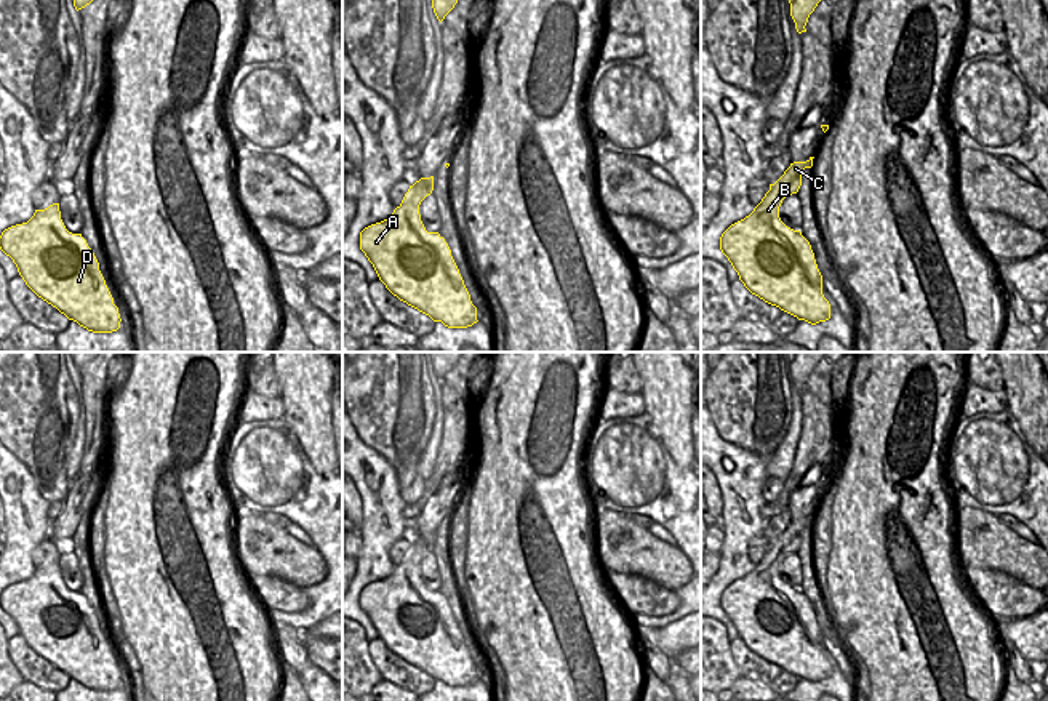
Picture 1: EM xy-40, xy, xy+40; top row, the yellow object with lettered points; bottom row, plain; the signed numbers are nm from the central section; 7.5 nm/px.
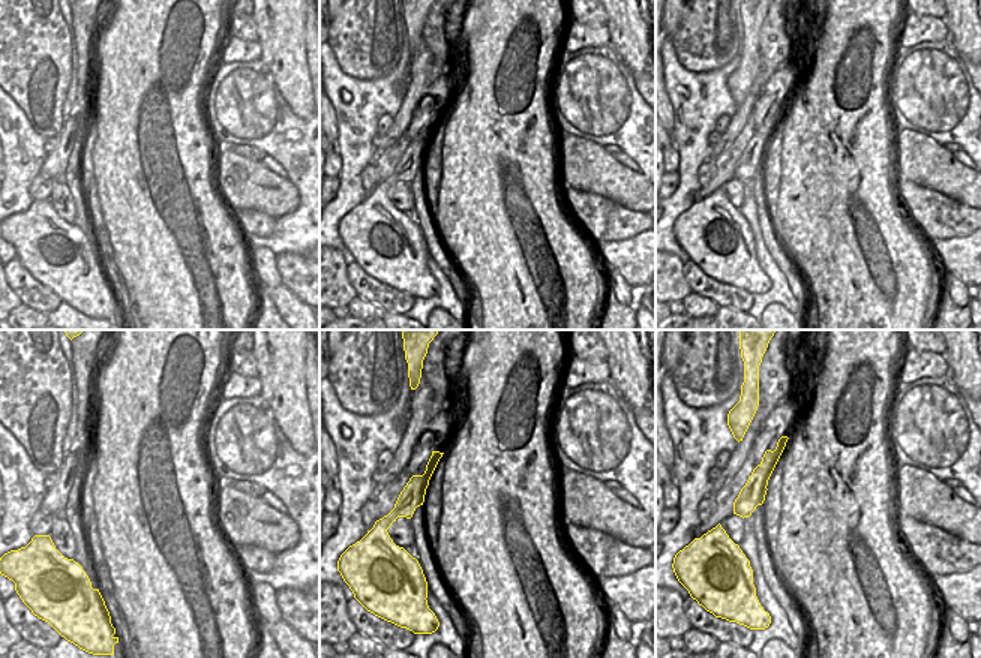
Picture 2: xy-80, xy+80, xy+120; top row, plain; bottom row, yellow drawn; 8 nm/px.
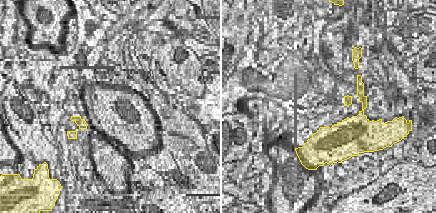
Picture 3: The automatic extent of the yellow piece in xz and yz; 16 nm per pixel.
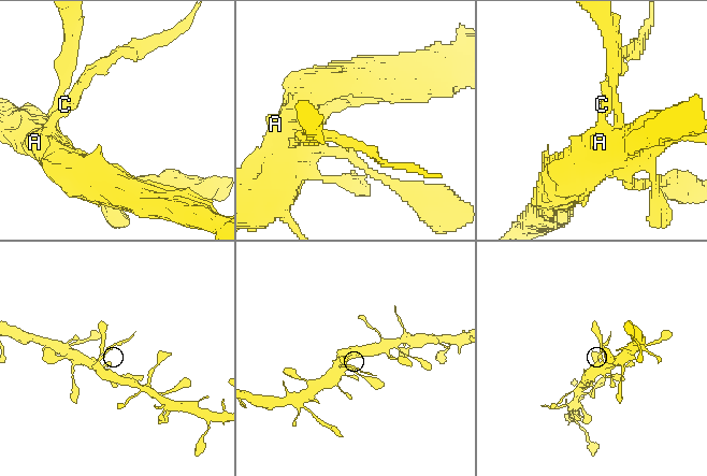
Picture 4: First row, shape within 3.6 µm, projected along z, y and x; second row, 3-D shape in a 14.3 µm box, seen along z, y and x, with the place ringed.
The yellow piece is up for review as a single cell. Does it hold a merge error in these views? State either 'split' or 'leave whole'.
split

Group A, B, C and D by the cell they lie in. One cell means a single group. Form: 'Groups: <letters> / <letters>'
Groups: A B D / C.

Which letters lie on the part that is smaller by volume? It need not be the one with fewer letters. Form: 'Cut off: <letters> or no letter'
Cut off: C.

